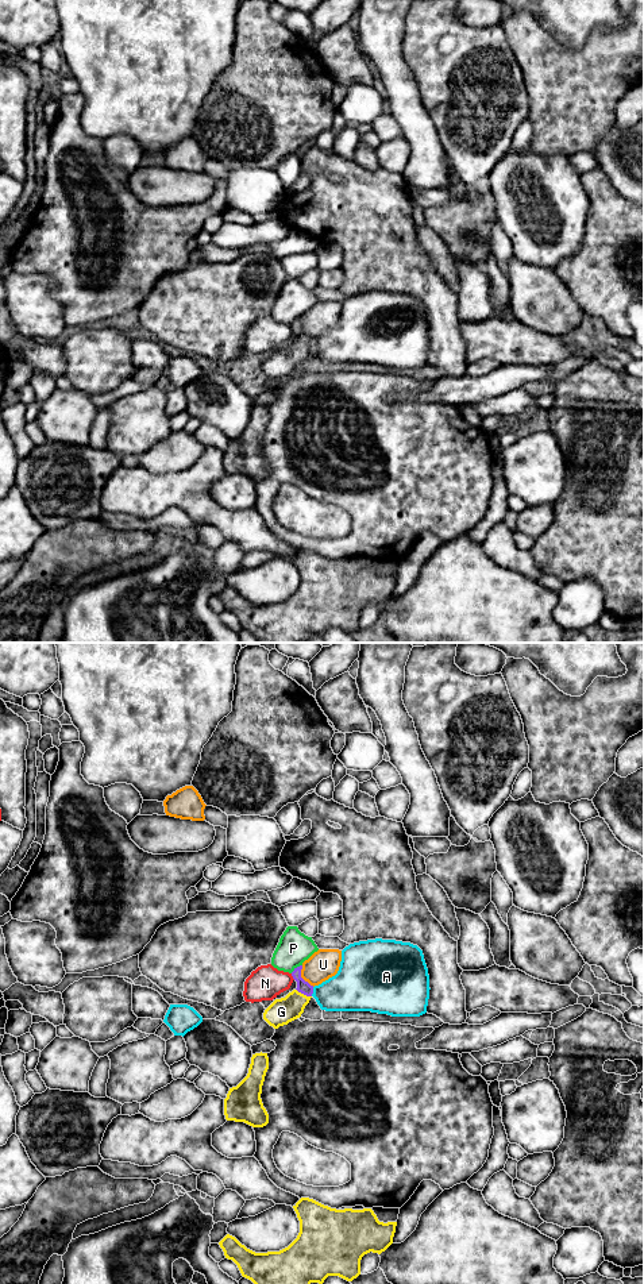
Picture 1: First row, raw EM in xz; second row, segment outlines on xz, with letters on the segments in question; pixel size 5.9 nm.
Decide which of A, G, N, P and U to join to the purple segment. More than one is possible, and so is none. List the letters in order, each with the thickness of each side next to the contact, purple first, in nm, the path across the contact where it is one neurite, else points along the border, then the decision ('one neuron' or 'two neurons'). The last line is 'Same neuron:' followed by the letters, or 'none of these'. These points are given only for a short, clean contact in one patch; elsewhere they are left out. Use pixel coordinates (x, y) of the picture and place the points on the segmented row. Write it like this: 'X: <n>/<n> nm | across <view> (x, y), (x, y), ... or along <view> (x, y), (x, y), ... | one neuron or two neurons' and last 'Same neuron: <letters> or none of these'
A: 80/280 nm | two neurons
G: 80/160 nm | across xz (304, 987), (304, 994), (281, 1011) | one neuron
N: 80/200 nm | two neurons
P: 80/190 nm | two neurons
U: 80/180 nm | two neurons
Same neuron: G

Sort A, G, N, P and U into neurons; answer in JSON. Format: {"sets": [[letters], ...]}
{"sets": [["A"], ["G"], ["N"], ["P"], ["U"]]}

